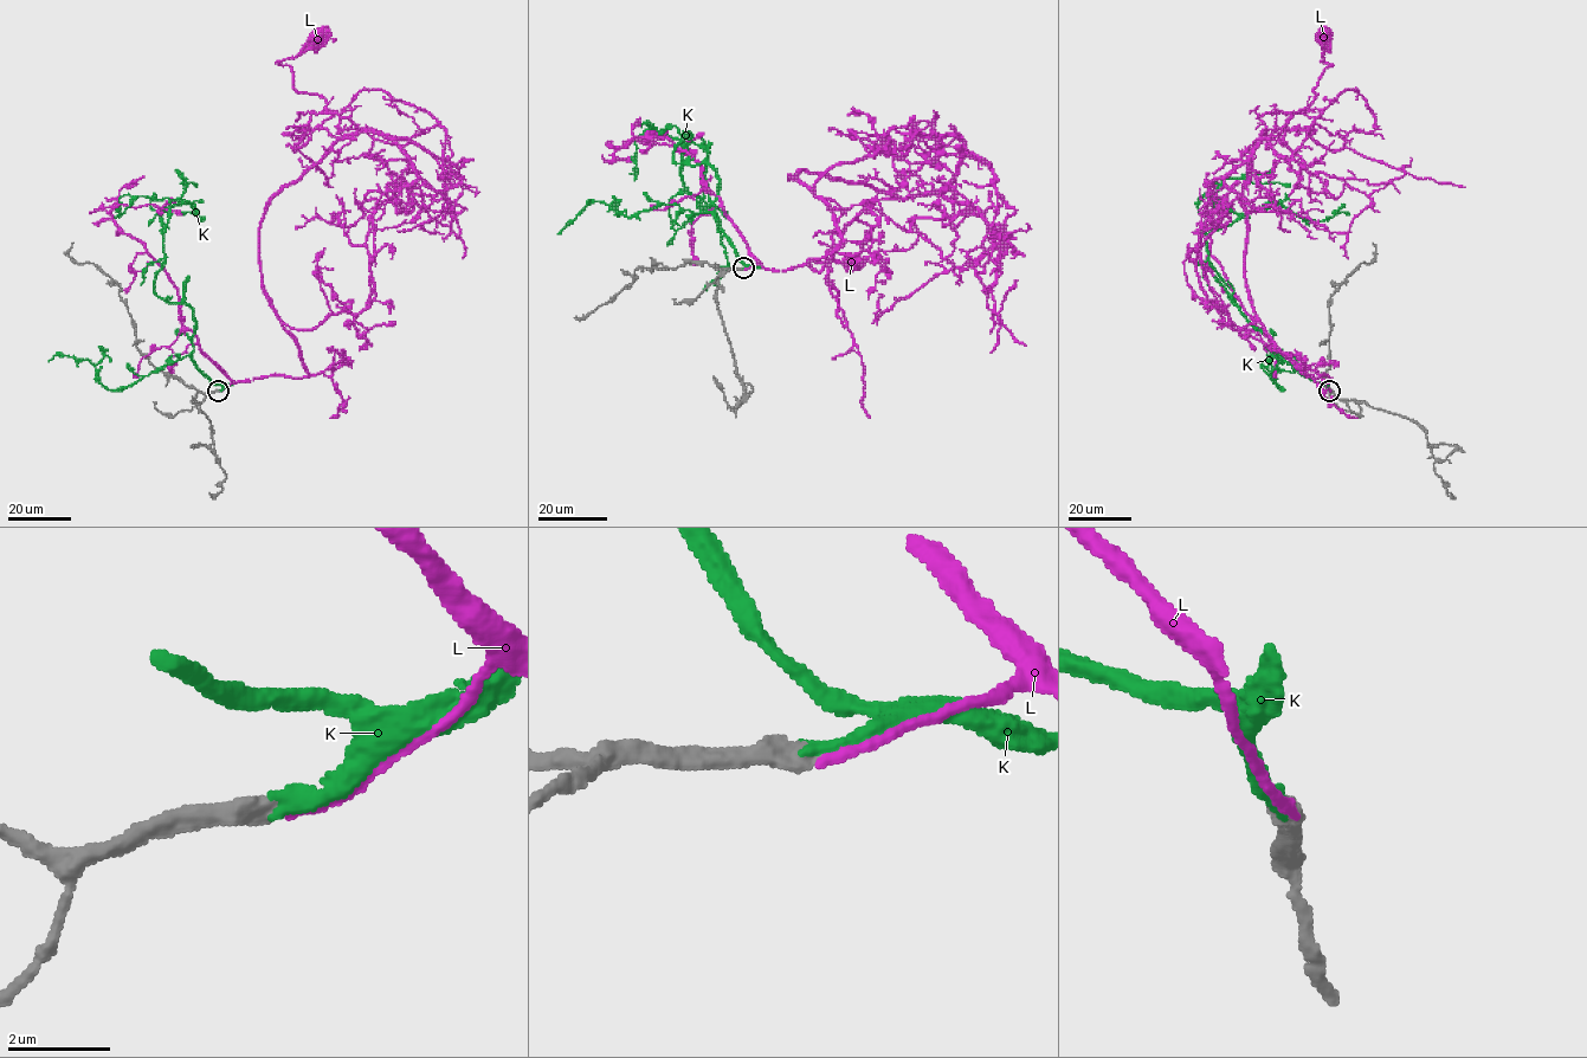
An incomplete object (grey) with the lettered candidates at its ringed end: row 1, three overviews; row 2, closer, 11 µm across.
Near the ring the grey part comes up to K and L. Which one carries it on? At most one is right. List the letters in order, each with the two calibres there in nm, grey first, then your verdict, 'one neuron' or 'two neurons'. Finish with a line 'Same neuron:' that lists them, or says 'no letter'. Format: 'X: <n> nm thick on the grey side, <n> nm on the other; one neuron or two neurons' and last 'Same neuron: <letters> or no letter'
K: 480 nm thick on the grey side, 320 nm on the other; one neuron
L: 400 nm thick on the grey side, 240 nm on the other; two neurons
Same neuron: K

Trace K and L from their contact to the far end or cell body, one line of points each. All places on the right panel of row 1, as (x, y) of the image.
K: (1329, 391), (1285, 361), (1234, 303), (1210, 262), (1206, 236), (1270, 201), (1308, 220), (1349, 215)
L: (1330, 391), (1252, 308), (1240, 195), (1252, 146), (1317, 95), (1331, 64), (1324, 38)

